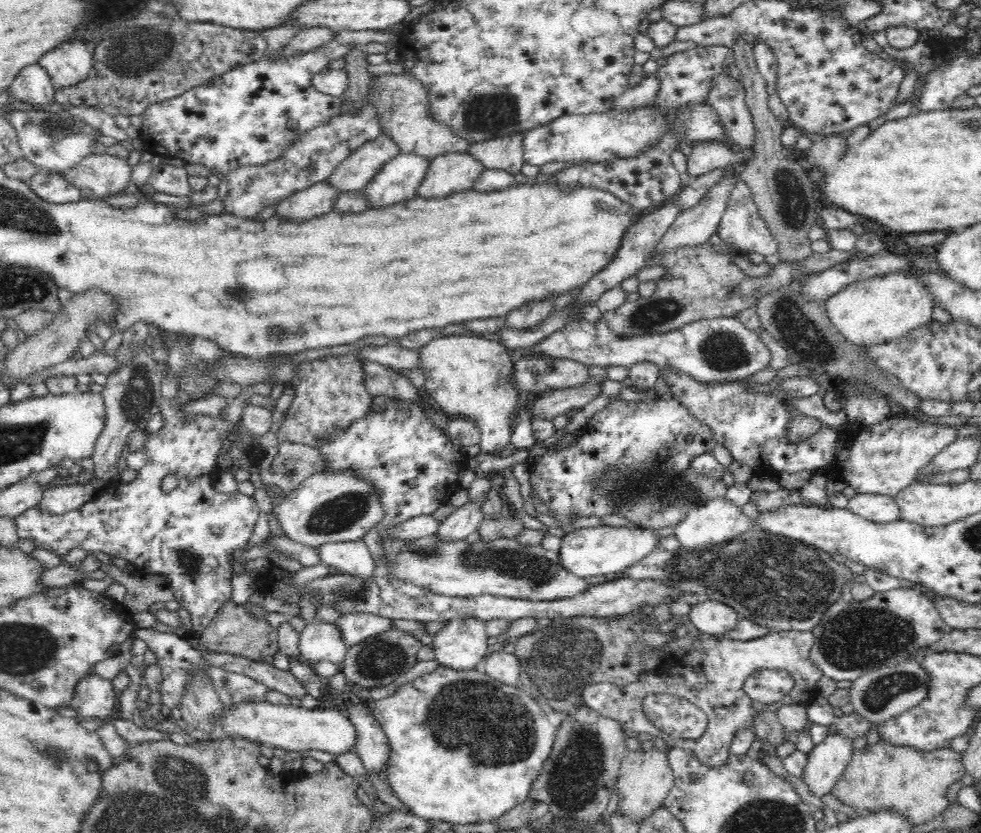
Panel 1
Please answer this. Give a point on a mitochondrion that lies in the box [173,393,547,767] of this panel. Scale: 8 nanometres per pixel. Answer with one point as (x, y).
(339, 514)

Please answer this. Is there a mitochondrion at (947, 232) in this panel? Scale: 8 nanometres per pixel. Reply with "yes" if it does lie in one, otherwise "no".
no

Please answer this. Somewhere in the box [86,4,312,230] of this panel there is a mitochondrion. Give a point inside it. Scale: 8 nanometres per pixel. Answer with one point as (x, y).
(146, 45)

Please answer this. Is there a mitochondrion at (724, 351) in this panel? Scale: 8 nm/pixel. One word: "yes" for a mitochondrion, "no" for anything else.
yes

